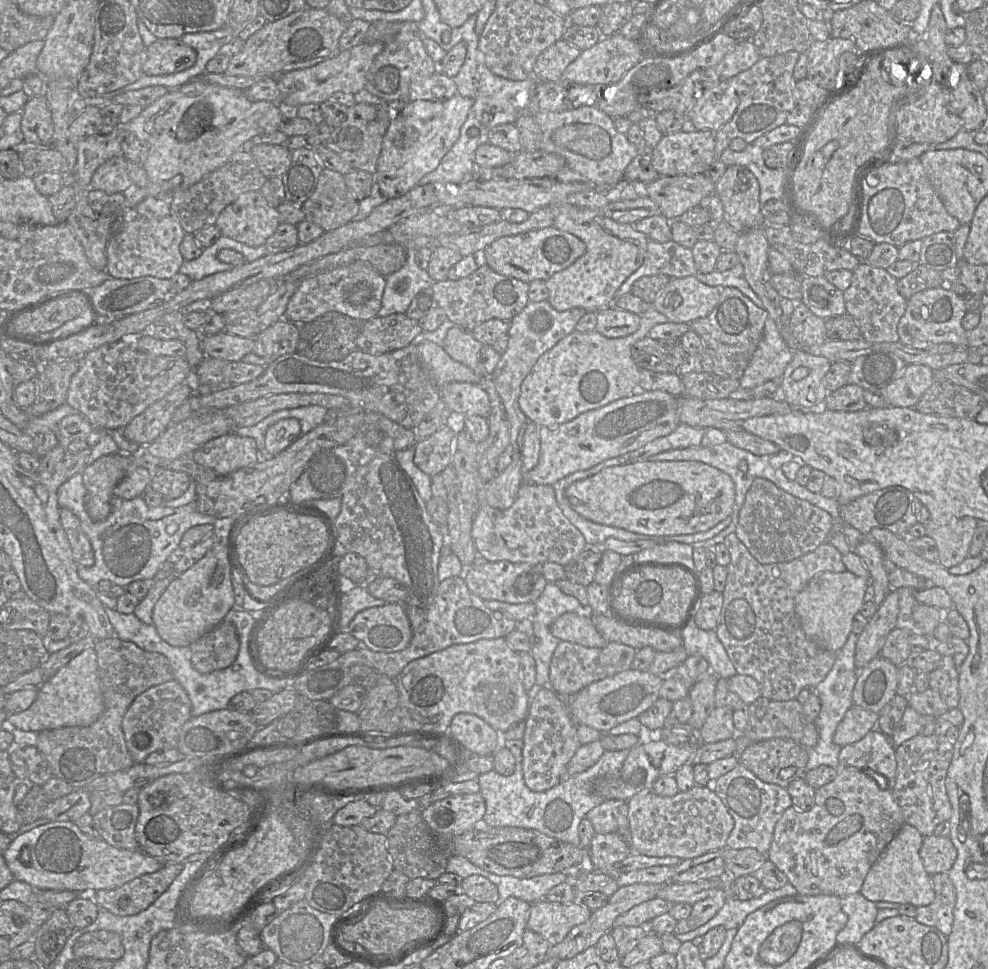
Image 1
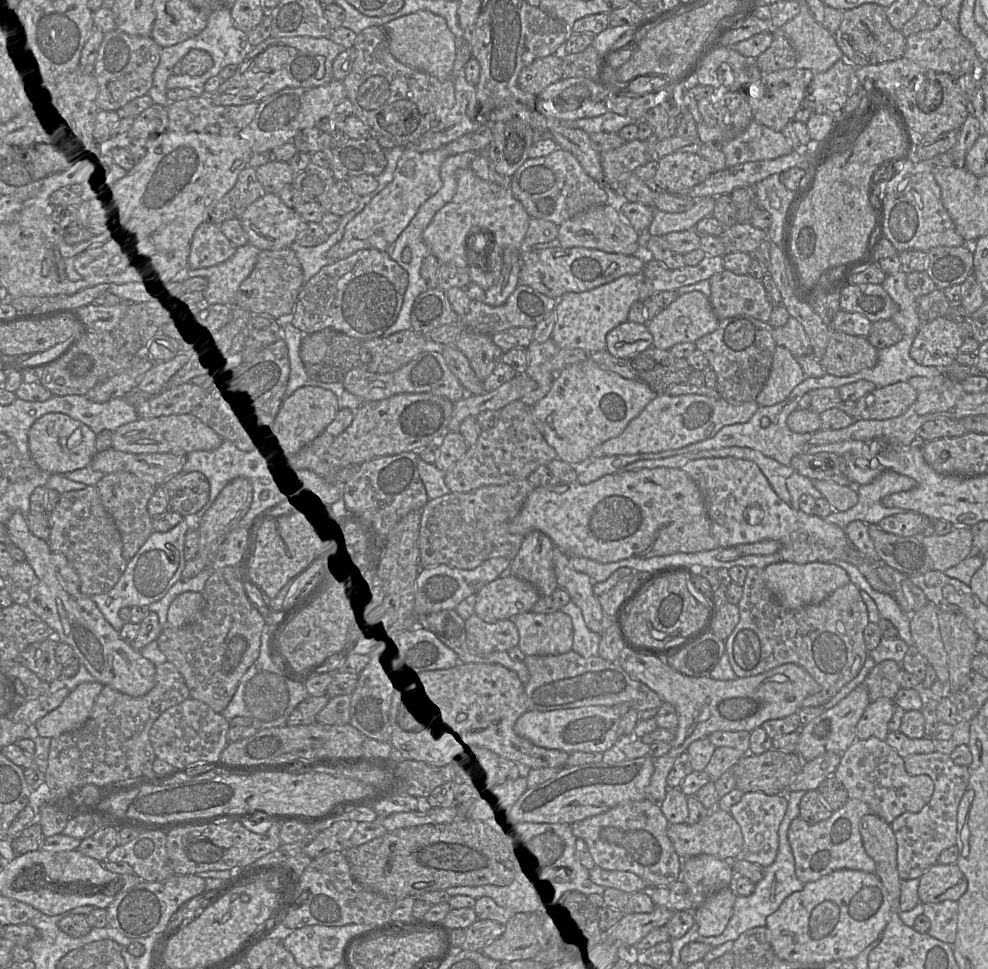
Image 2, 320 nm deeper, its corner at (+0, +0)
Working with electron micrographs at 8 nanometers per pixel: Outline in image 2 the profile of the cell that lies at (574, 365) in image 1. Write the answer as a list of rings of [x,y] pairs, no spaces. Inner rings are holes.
[[[585,359],[555,375],[547,395],[532,407],[532,415],[558,459],[569,464],[586,464],[595,448],[619,436],[656,396],[644,383],[623,378]]]

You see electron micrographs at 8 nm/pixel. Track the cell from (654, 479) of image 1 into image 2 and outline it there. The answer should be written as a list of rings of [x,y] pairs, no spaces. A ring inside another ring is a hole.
[[[644,468],[606,475],[585,485],[570,482],[534,488],[511,522],[509,532],[524,537],[534,530],[548,535],[555,547],[568,557],[584,557],[600,563],[626,558],[695,553],[718,547],[718,542],[711,534],[702,494],[696,483],[681,468]]]

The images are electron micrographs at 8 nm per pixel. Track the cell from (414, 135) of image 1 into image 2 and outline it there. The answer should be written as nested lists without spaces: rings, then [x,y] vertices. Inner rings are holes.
[[[407,147],[402,148],[403,151],[398,159],[393,180],[348,223],[342,239],[327,253],[330,261],[336,262],[345,259],[363,249],[389,252],[420,206],[442,187],[440,169],[442,163],[449,157],[444,147],[425,152]]]

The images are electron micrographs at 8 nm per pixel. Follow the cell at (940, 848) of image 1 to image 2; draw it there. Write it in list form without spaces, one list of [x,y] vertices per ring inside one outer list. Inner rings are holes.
[[[936,863],[919,880],[918,896],[922,904],[958,901],[968,886],[967,879],[957,864]]]

